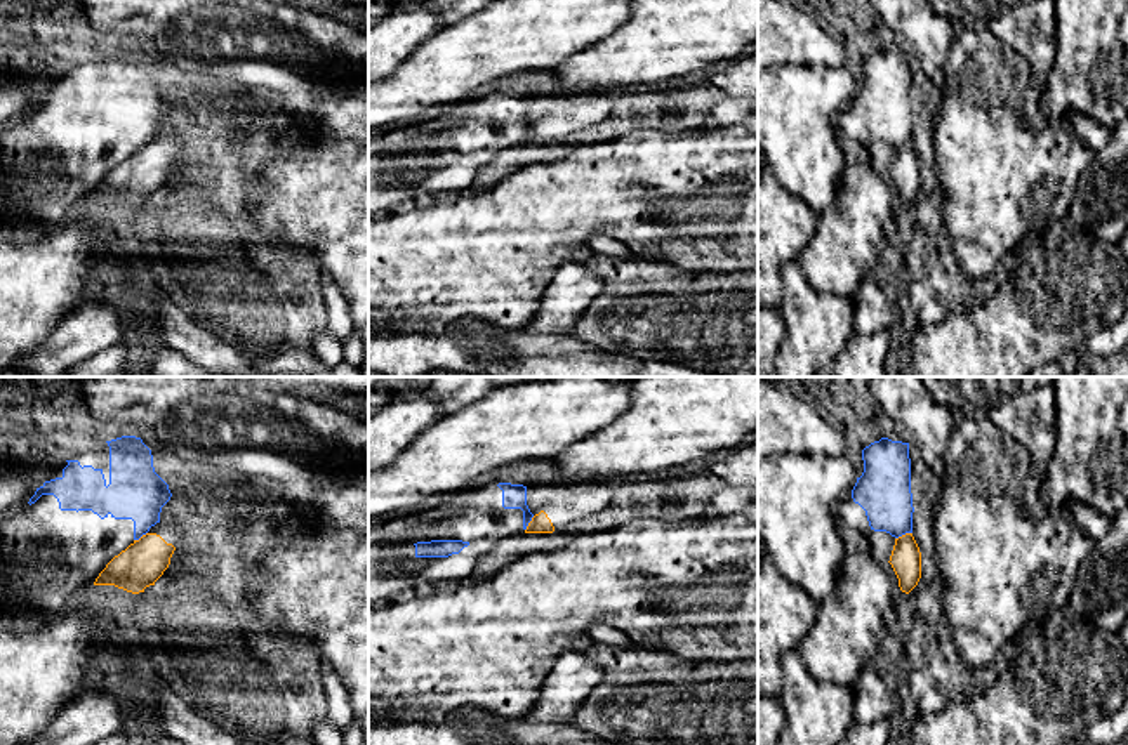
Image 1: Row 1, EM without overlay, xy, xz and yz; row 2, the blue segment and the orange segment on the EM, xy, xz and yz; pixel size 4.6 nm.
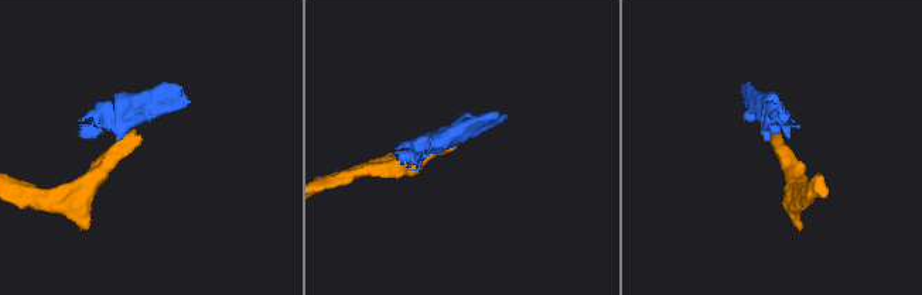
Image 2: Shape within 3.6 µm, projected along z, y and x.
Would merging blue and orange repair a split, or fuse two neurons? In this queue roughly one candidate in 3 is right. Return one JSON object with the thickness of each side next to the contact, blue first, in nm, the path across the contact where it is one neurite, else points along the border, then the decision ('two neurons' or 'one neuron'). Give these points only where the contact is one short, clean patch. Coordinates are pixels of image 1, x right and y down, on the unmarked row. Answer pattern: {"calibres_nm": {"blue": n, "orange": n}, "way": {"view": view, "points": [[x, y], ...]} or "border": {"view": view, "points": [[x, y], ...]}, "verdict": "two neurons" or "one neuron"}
{"calibres_nm": {"blue": 260, "orange": 140}, "border": {"view": "yz", "points": [[911, 143], [895, 150]]}, "verdict": "two neurons"}

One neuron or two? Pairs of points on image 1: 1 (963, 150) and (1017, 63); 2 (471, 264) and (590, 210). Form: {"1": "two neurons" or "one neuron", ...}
{"1": "one neuron", "2": "one neuron"}

